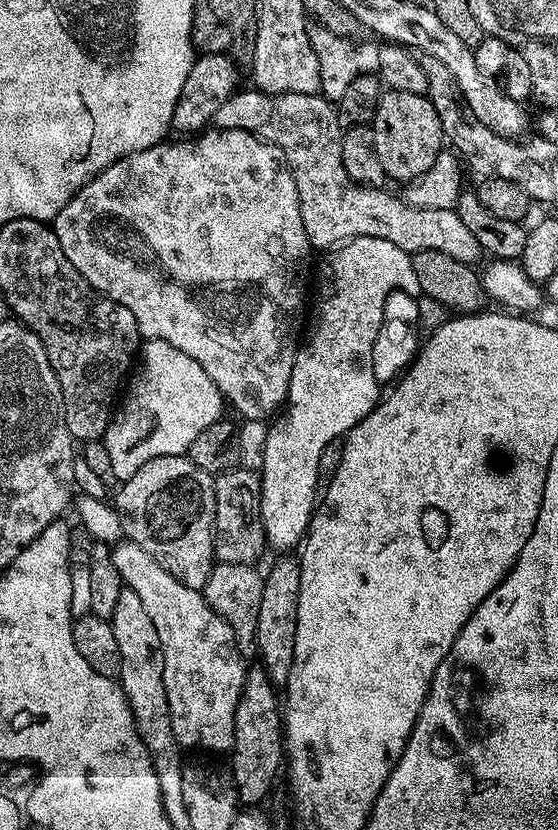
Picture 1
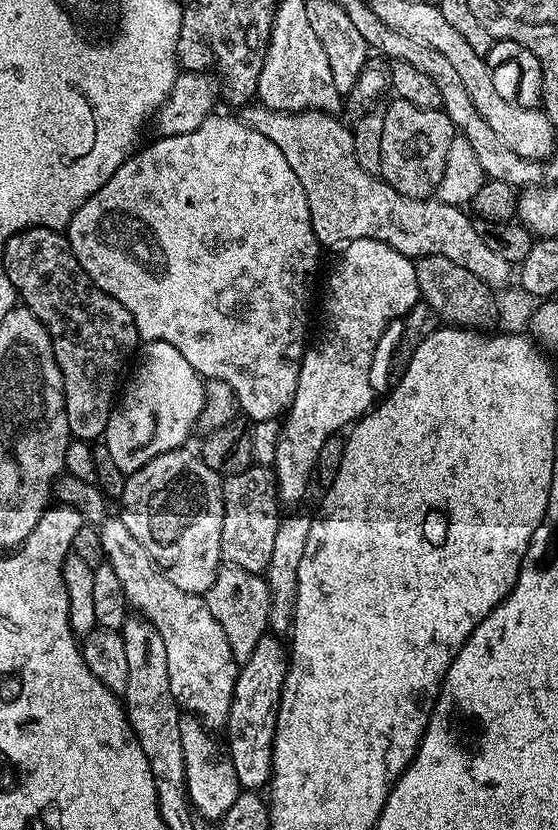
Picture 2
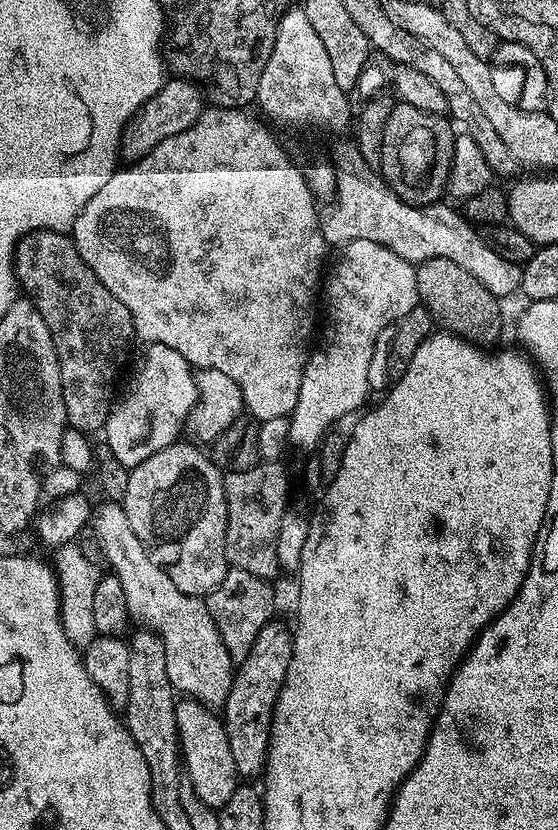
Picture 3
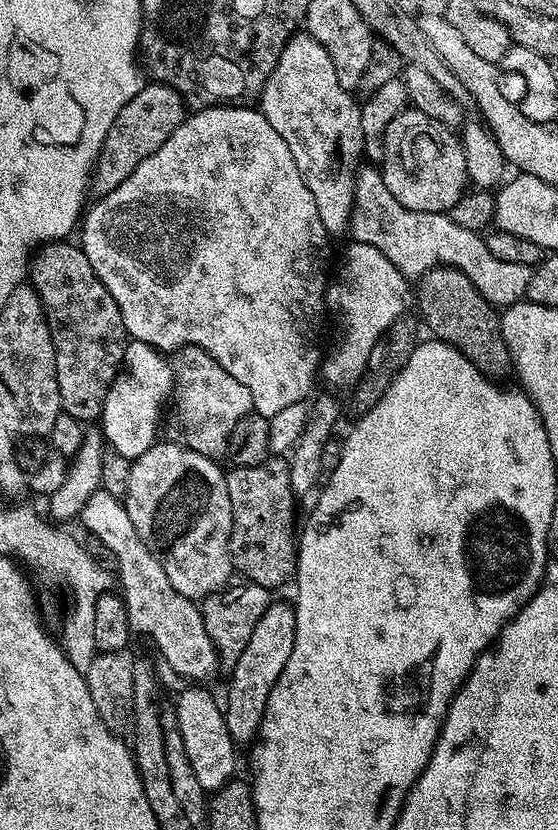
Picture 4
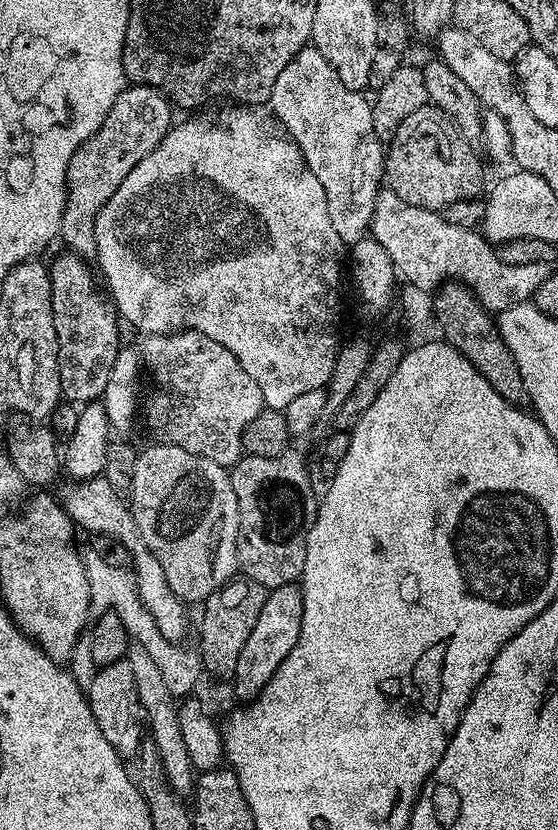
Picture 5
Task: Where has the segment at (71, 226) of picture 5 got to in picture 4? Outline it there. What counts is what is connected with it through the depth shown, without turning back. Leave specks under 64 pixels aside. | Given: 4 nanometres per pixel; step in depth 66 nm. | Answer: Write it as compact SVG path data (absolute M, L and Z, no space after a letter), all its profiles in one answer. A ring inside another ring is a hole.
M148 82L141 92L114 118L114 126L110 126L110 134L106 134L104 148L100 151L100 159L92 173L90 188L93 193L103 194L112 192L120 183L130 175L138 165L178 130L178 126L186 115L186 101L178 95L169 84Z

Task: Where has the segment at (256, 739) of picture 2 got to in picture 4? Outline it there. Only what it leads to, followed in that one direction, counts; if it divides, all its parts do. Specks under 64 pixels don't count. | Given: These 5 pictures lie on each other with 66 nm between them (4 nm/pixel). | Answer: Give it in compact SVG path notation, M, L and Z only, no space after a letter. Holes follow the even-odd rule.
M291 603L269 604L266 614L254 626L254 634L250 634L250 642L246 642L246 650L238 658L238 666L230 669L232 676L228 680L228 701L222 707L226 718L226 730L230 730L230 738L238 746L248 746L255 741L260 732L260 723L266 714L266 702L270 702L270 690L274 690L274 682L278 682L278 674L290 659L290 650L294 650L294 634L296 633L296 610Z

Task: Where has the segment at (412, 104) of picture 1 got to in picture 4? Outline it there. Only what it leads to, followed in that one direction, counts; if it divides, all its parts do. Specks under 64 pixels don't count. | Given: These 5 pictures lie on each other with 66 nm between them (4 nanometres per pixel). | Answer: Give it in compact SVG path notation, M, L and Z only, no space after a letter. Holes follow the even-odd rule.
M408 106L403 112L399 112L392 119L390 126L386 126L384 135L384 154L382 157L382 175L384 184L402 202L404 208L418 210L419 212L447 213L458 198L462 198L469 187L466 154L461 144L461 137L453 129L448 128L442 122L422 114L416 108Z

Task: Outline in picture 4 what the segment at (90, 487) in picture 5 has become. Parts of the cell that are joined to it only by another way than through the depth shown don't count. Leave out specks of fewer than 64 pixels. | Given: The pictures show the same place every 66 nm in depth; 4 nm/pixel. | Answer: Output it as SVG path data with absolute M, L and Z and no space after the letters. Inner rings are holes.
M103 490L95 492L94 494L90 494L90 498L86 498L86 504L82 506L82 510L80 511L78 517L79 523L84 523L84 528L89 532L90 535L96 536L96 540L101 544L102 547L105 548L106 551L109 552L110 555L116 559L116 568L115 571L118 573L118 588L122 593L124 601L126 602L126 610L128 611L128 621L130 622L130 626L132 627L132 632L138 634L138 632L145 632L146 635L149 636L150 639L153 640L154 643L160 647L160 652L164 657L162 657L163 663L169 664L172 668L173 672L178 673L181 678L188 682L208 682L204 680L208 680L211 678L215 672L218 672L220 668L220 659L218 658L218 654L214 650L214 642L210 642L210 634L206 634L206 626L204 625L204 619L202 618L202 614L200 613L197 601L188 600L182 594L178 594L178 590L174 590L174 586L170 586L170 578L166 578L166 570L162 570L162 566L160 565L160 559L157 558L153 554L150 549L147 548L146 545L142 542L142 538L138 534L138 530L134 530L134 522L130 522L130 514L126 510L126 506L124 505L123 499L119 496L115 496L114 494L110 494L109 492L105 492Z

